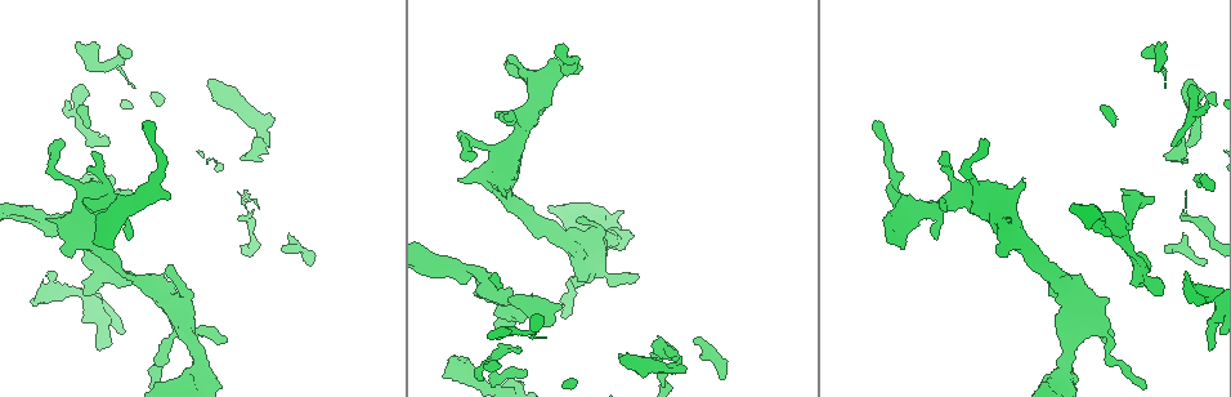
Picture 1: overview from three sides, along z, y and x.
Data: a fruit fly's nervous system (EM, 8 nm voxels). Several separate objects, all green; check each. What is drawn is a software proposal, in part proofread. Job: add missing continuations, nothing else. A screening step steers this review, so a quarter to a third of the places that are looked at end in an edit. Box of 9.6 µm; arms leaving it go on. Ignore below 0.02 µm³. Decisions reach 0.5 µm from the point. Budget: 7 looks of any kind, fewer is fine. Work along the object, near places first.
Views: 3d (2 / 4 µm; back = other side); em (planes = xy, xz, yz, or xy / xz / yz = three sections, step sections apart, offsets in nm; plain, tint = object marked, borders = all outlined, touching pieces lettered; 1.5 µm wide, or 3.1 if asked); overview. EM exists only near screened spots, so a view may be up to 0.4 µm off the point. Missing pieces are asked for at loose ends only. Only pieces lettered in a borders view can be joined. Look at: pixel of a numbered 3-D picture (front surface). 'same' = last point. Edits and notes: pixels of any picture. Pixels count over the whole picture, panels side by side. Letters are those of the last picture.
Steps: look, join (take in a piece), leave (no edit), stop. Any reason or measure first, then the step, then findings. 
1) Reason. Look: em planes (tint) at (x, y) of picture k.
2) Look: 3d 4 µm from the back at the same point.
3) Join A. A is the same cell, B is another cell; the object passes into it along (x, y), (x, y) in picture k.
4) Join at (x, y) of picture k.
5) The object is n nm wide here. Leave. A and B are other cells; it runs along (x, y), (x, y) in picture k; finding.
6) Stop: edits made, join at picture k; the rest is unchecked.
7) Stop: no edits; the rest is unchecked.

End of a long branch. Look: 3d 4 µm at (147, 122) of picture 1.

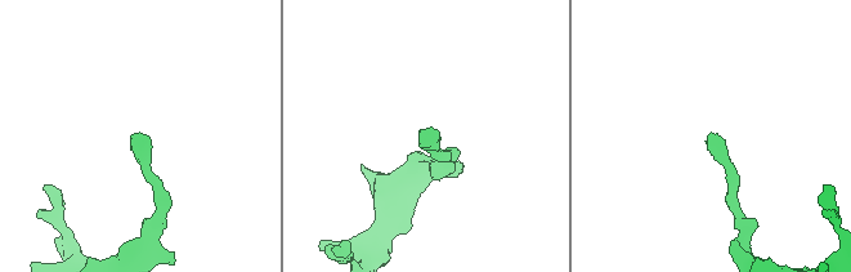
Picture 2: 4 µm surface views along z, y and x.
Now the EM. Look: em planes (borders) at (419, 132) of picture 2.

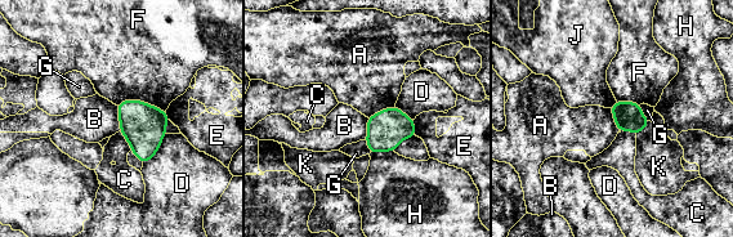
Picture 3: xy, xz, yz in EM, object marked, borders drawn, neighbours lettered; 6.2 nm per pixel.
Leave. A, B, C, D, E, F, G, H, J and K are other cells; a border runs along (116, 106), (120, 130) in picture 3; no lettered piece goes on from it.

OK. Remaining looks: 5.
An open end. Look: em planes (borders) at (634, 276) of picture 1.

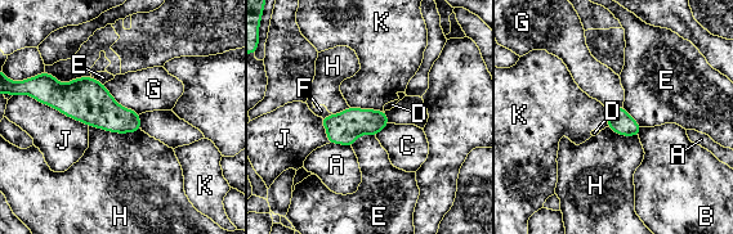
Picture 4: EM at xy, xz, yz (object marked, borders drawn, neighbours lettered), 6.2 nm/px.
The object is 150 nm wide here; the longest contact is with J, 380 nm. Leave. A, B, C, D, E, F, G, H, J and K are other cells; no lettered piece goes on from it.

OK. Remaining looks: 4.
Free end. Look: 3d 4 µm at (468, 357) of picture 1.

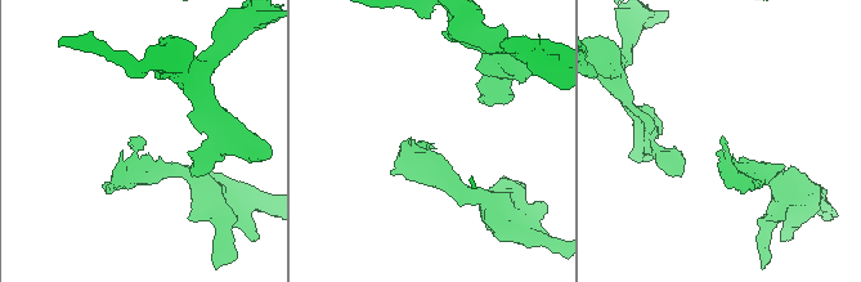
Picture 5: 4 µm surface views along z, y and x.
Look: em xz step 4 (borders) at (721, 139) of picture 5.

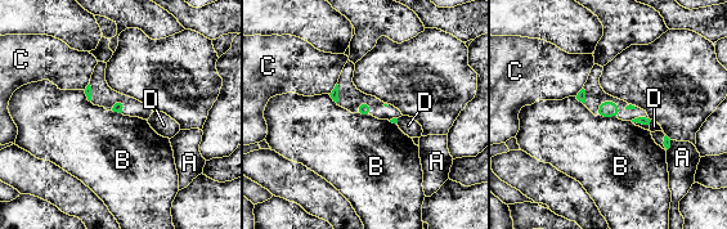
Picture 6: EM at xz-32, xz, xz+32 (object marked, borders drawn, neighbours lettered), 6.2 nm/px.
Leave. A, B, C and D are other cells; a border runs along (596, 115), (616, 117) in picture 6; none of them fits.

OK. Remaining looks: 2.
Stop: no edits; the rest is unchecked.

